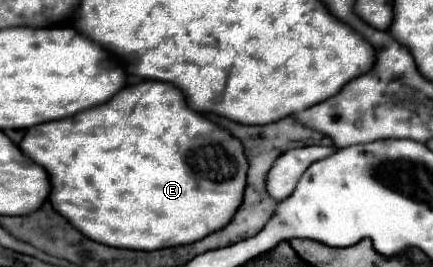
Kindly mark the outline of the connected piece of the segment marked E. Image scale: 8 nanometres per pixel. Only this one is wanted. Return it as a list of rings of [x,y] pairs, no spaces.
[[[150,80],[138,82],[138,84],[122,88],[118,94],[114,94],[114,98],[110,98],[110,102],[104,102],[102,106],[94,106],[92,110],[78,112],[72,118],[62,118],[62,120],[32,126],[32,128],[26,130],[26,134],[24,134],[24,138],[18,146],[20,146],[22,152],[28,154],[28,158],[34,158],[34,162],[38,162],[42,168],[46,168],[46,172],[50,176],[50,184],[52,184],[48,200],[52,202],[54,210],[58,214],[62,214],[66,220],[70,220],[70,224],[76,230],[80,230],[86,238],[96,240],[96,242],[106,244],[106,246],[114,246],[114,248],[160,250],[160,248],[184,246],[184,244],[196,242],[196,240],[224,228],[232,220],[234,212],[242,204],[242,192],[246,188],[248,162],[246,162],[240,140],[234,138],[228,130],[216,126],[214,122],[210,122],[202,114],[188,108],[182,92],[176,86],[168,84],[168,82],[150,82]]]

